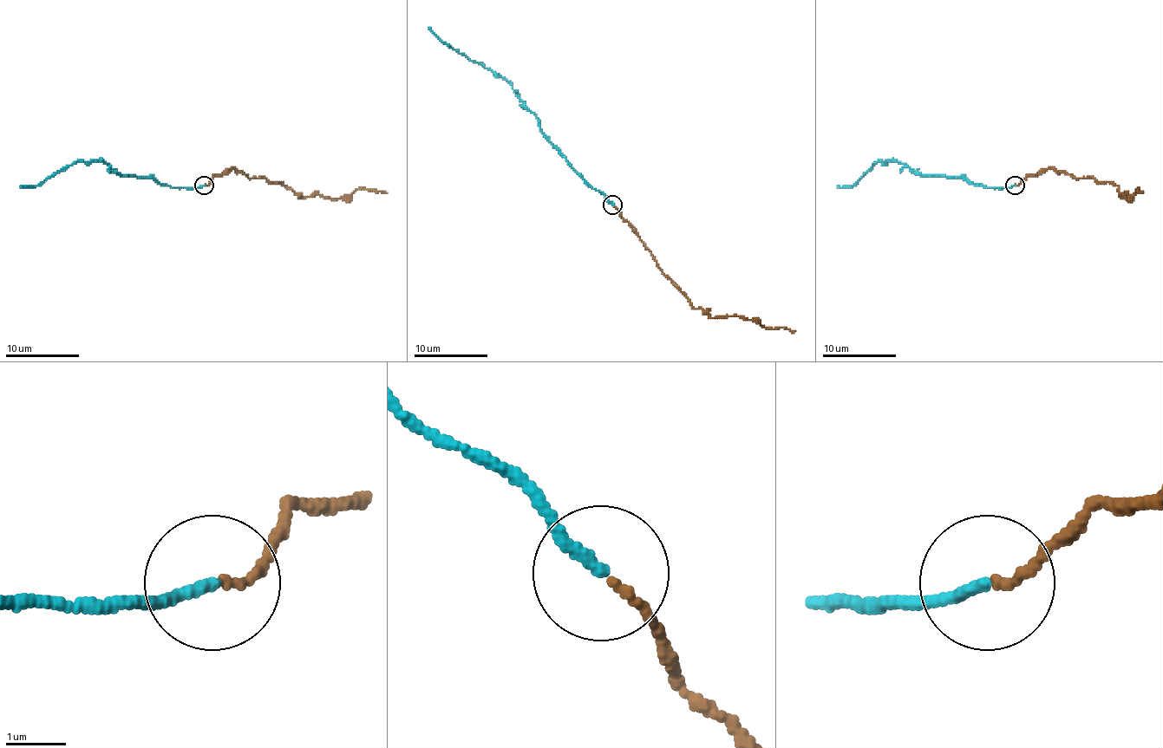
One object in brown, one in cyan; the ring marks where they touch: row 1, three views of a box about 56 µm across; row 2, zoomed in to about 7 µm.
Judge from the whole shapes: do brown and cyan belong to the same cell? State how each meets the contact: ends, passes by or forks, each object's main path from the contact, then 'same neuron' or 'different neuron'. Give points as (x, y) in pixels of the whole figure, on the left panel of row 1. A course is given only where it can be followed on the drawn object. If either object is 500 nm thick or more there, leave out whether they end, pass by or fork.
brown ends | cyan ends | brown via (205, 185), (235, 169), (248, 178), (281, 182), (303, 197), (339, 198), (357, 189), (387, 192) | cyan via (204, 185), (163, 185), (152, 178), (124, 176), (103, 161), (75, 161), (36, 185), (20, 185) | same neuron

